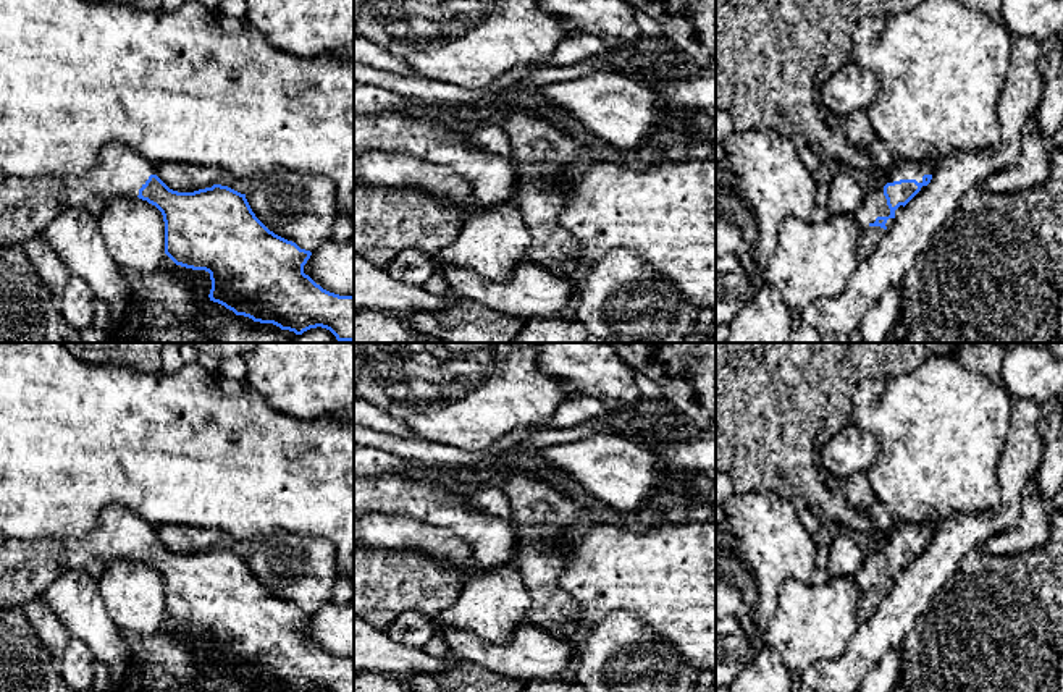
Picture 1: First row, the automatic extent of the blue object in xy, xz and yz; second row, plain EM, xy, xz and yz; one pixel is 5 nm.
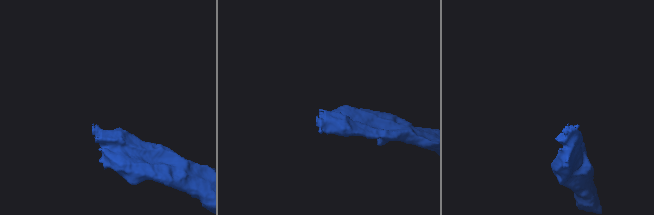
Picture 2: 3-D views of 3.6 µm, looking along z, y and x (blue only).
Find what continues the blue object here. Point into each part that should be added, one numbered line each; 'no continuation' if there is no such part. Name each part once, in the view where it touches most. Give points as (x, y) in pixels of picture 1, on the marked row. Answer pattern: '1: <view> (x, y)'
1: yz (874, 204)

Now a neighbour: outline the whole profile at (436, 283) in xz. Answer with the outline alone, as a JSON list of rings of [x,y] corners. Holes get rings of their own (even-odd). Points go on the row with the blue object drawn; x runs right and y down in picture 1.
[[[436,270],[423,285],[423,289],[439,296],[451,296],[452,289],[441,270]]]

